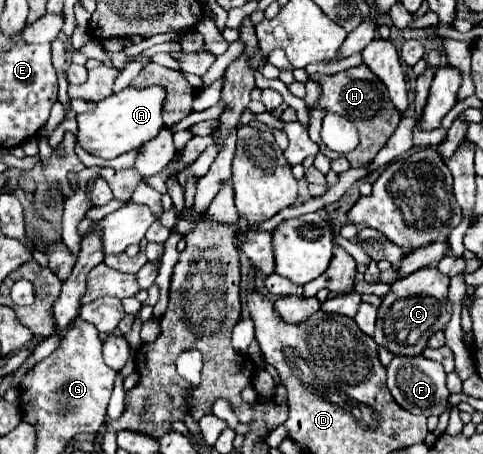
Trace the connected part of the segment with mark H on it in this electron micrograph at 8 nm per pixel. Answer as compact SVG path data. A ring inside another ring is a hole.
M358 65L358 67L352 67L348 71L340 71L336 75L322 75L322 73L312 73L310 75L312 81L320 83L320 97L318 97L318 103L316 107L310 111L310 137L312 141L316 141L320 145L320 151L334 159L338 157L334 151L328 151L328 147L322 143L320 139L320 127L322 127L322 117L328 113L328 111L334 111L334 113L340 113L342 117L350 119L358 133L360 133L360 143L358 147L348 153L348 161L352 167L364 167L368 163L374 161L376 153L388 143L390 135L396 131L398 123L400 123L400 113L392 107L390 99L388 99L388 91L384 87L384 83L364 65Z

